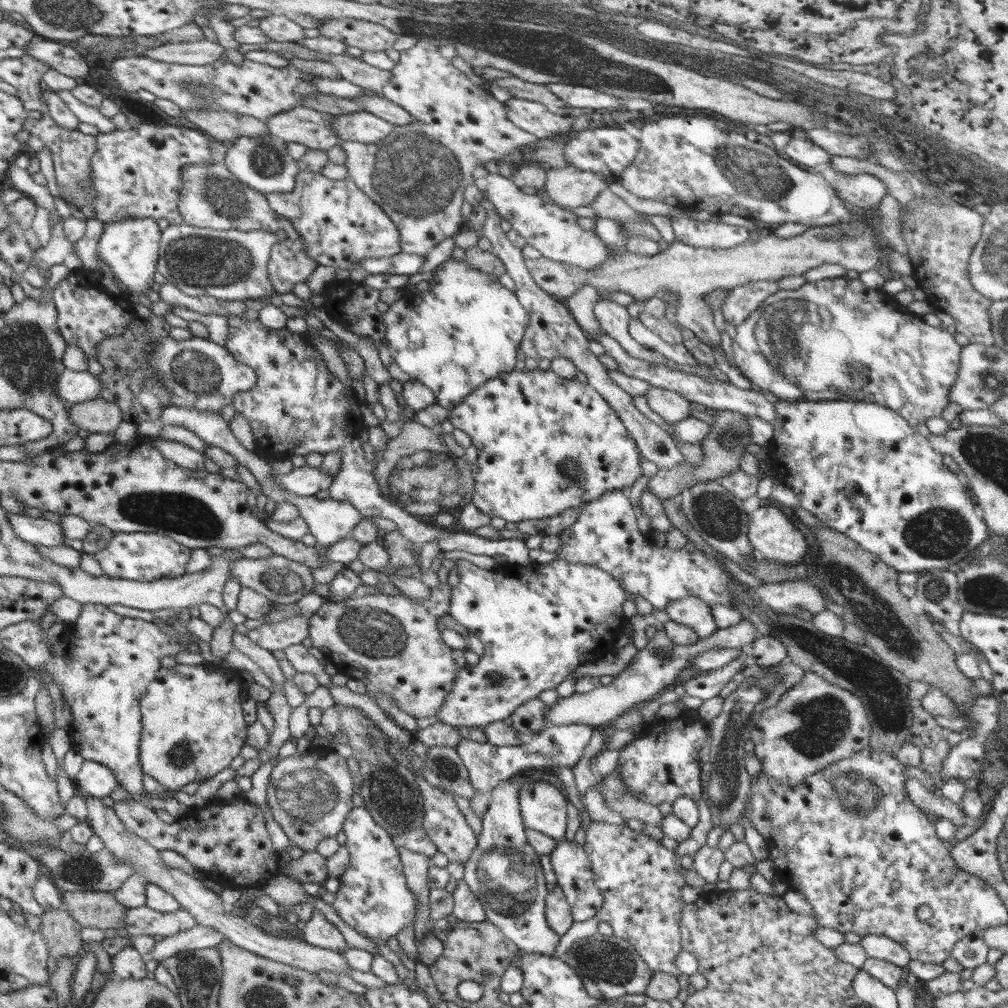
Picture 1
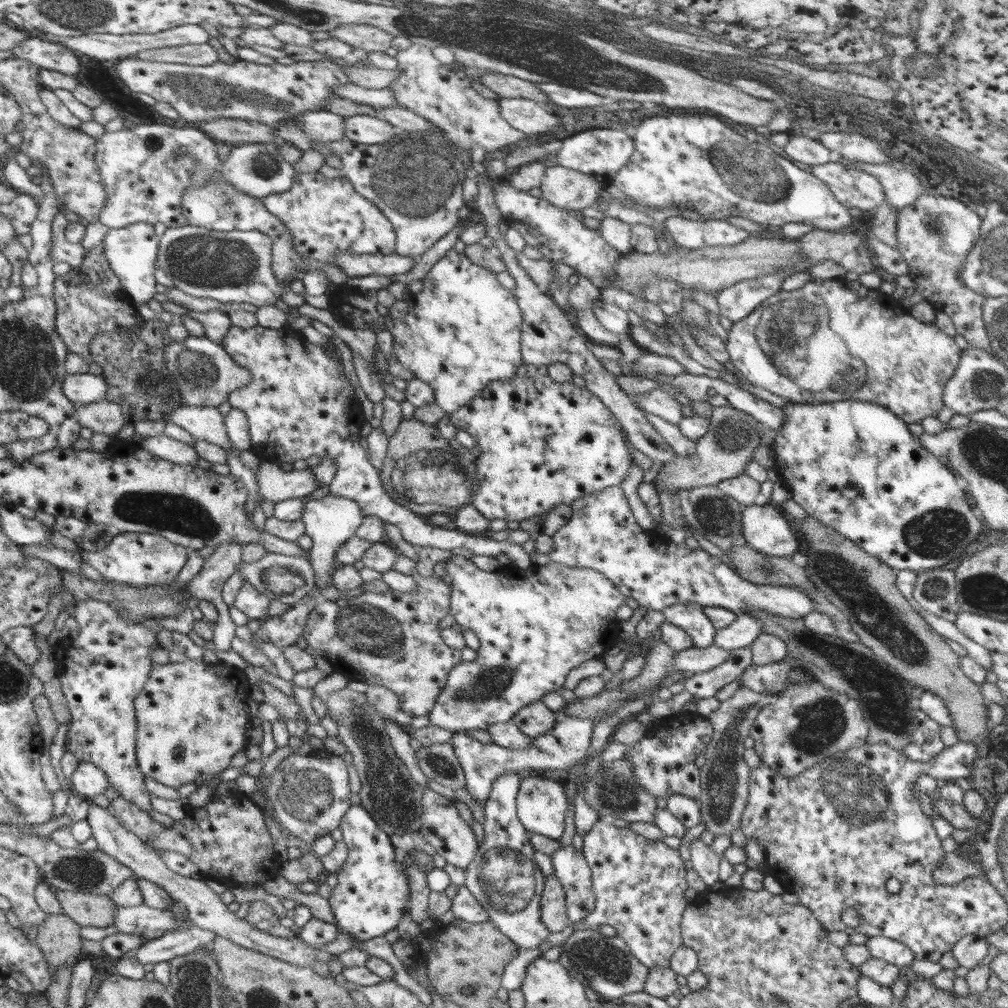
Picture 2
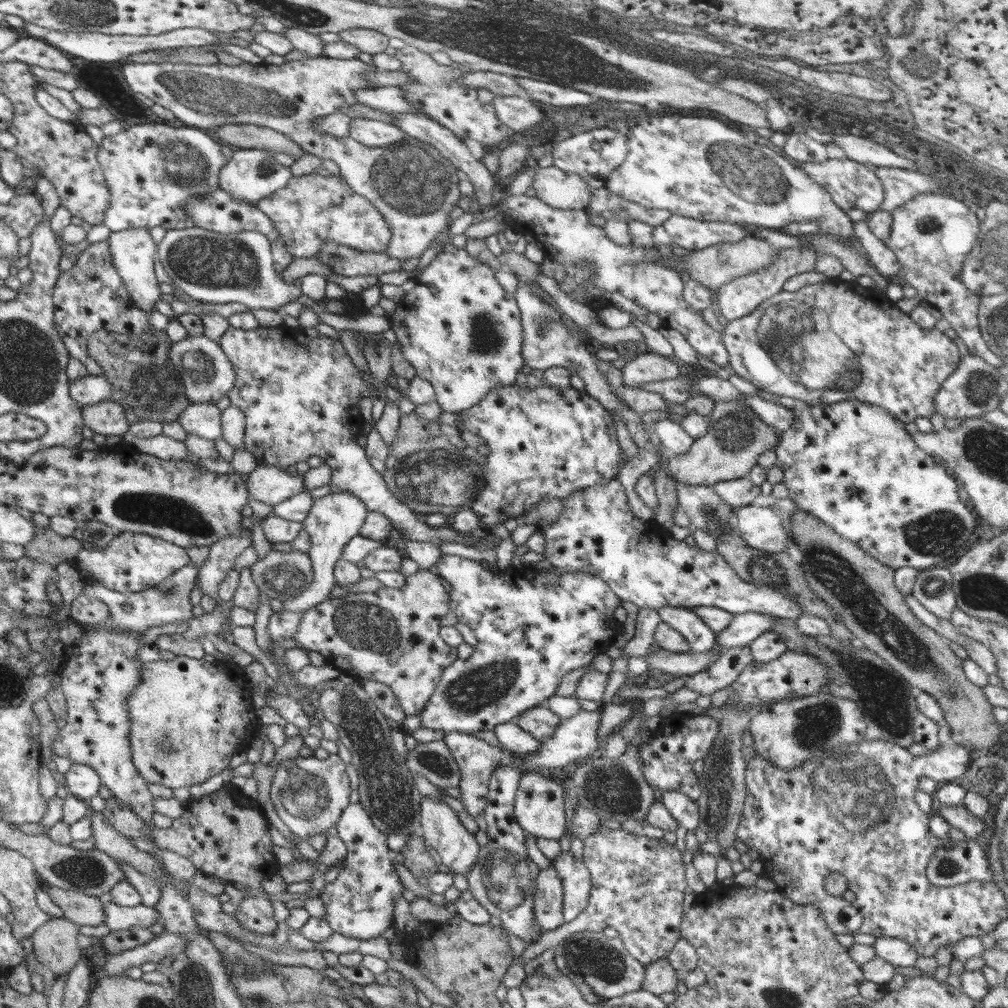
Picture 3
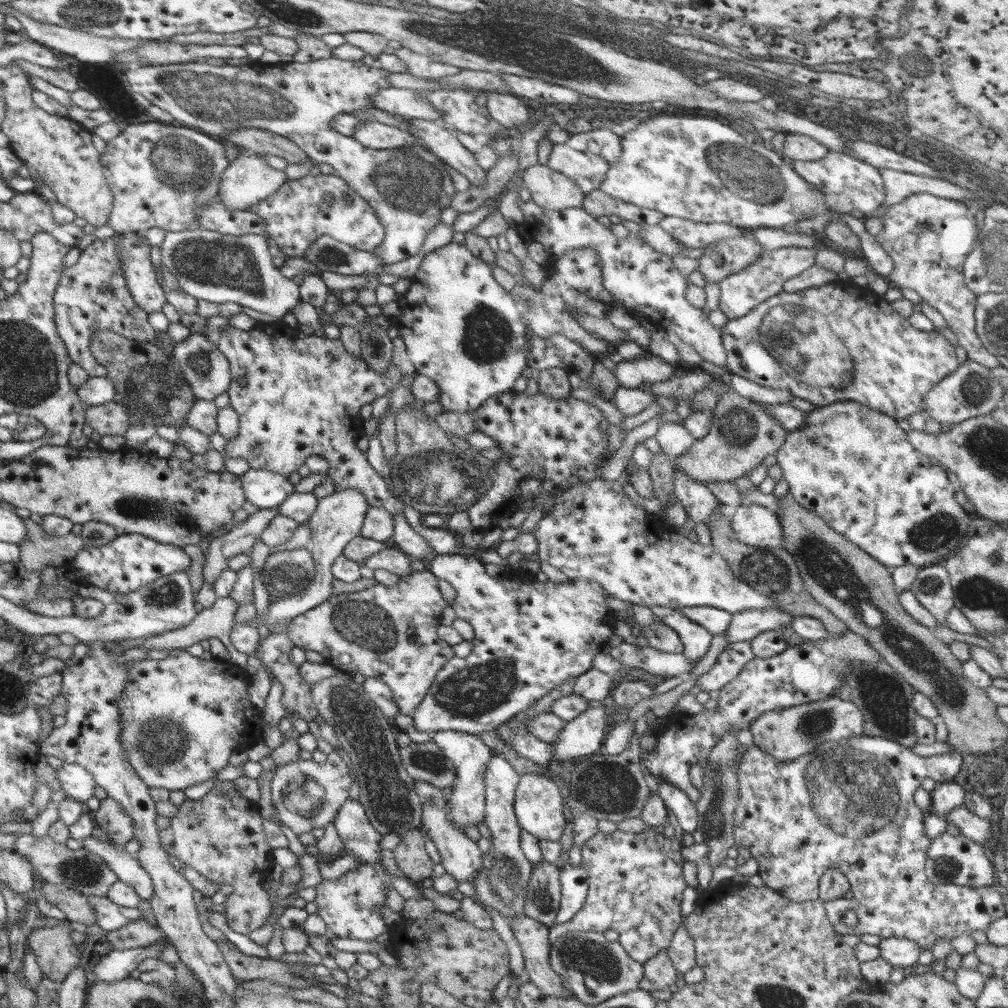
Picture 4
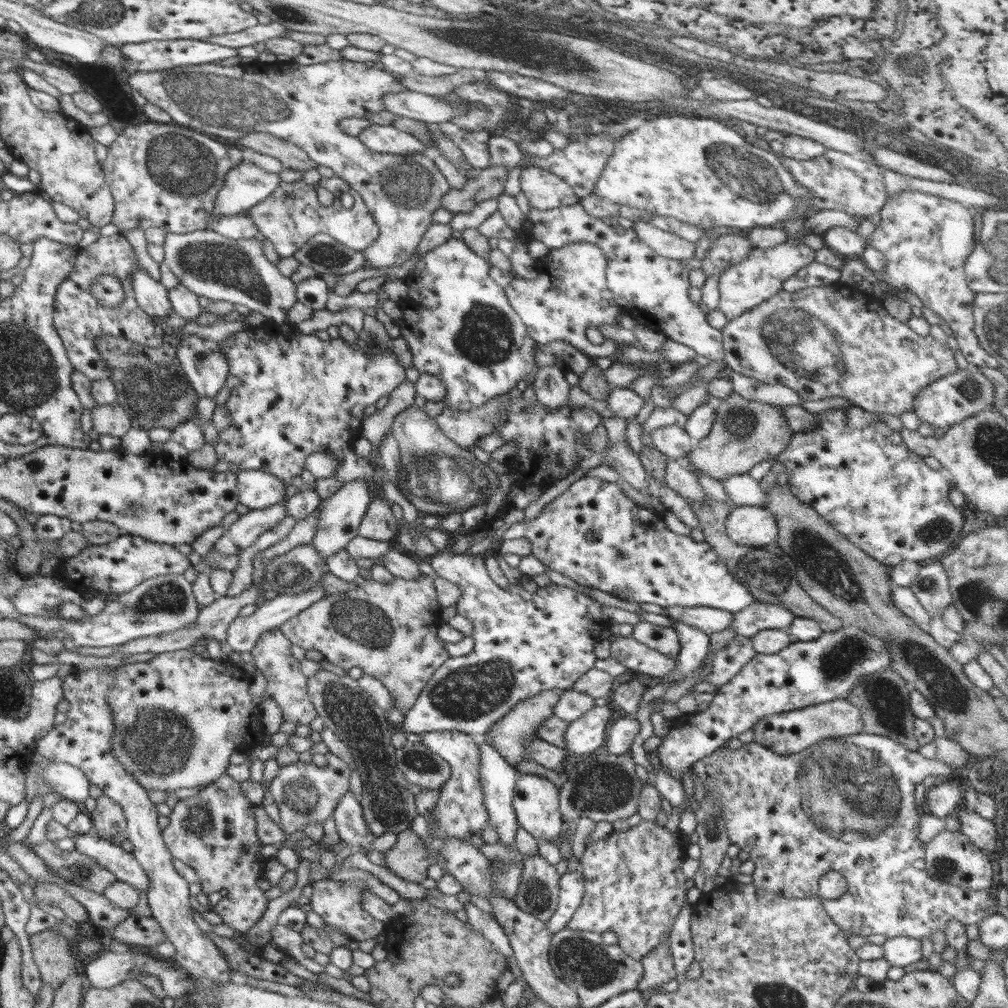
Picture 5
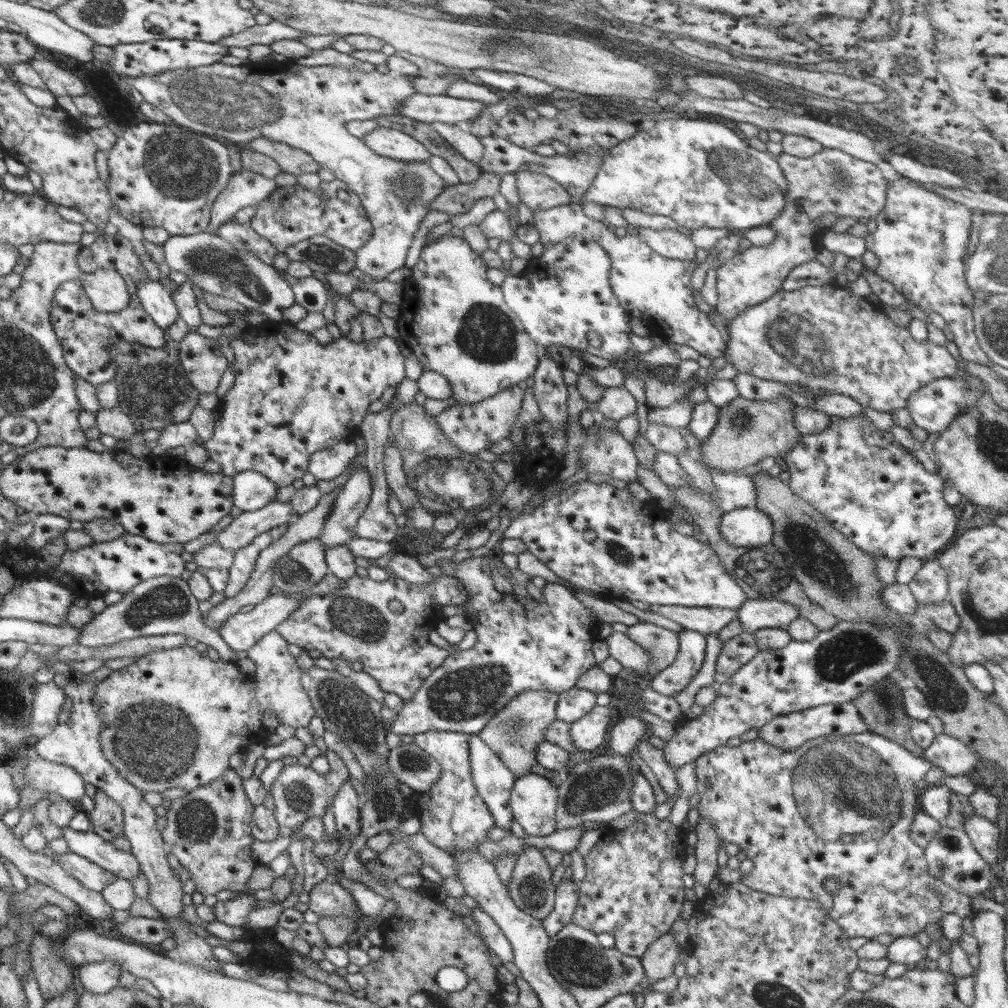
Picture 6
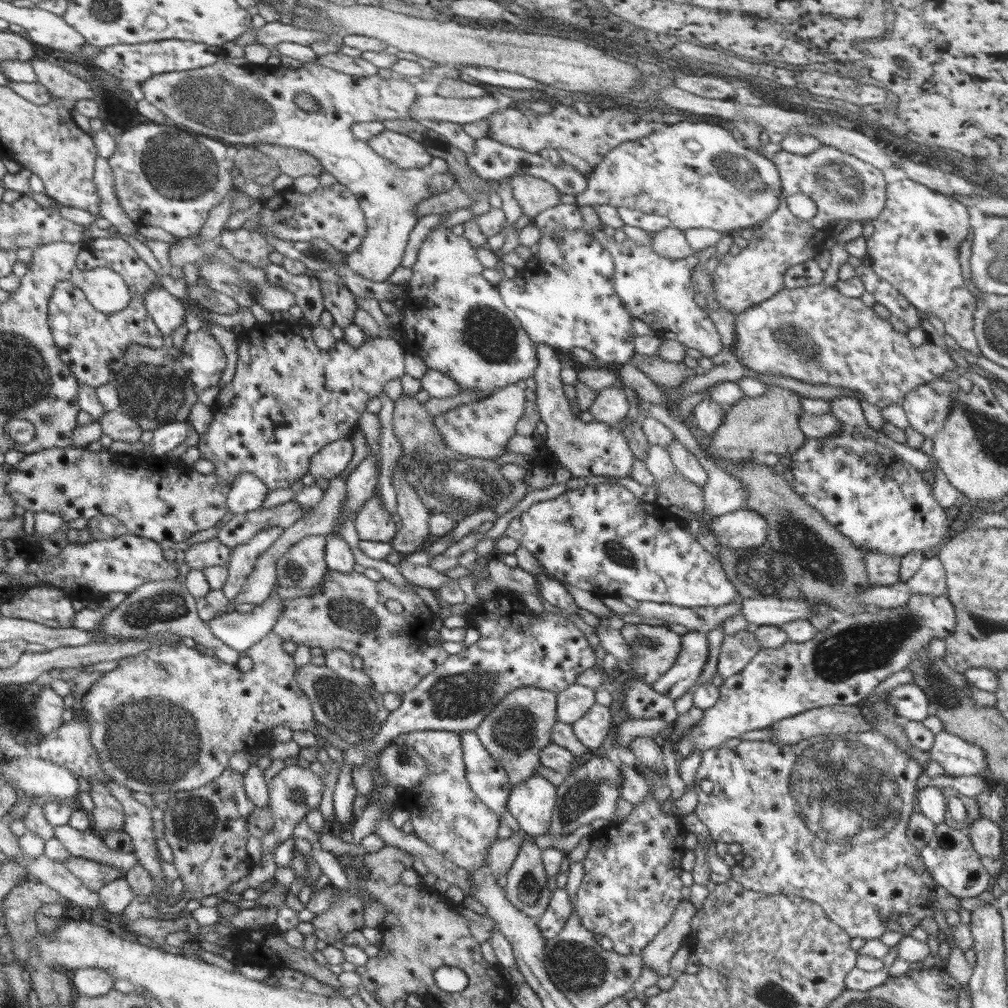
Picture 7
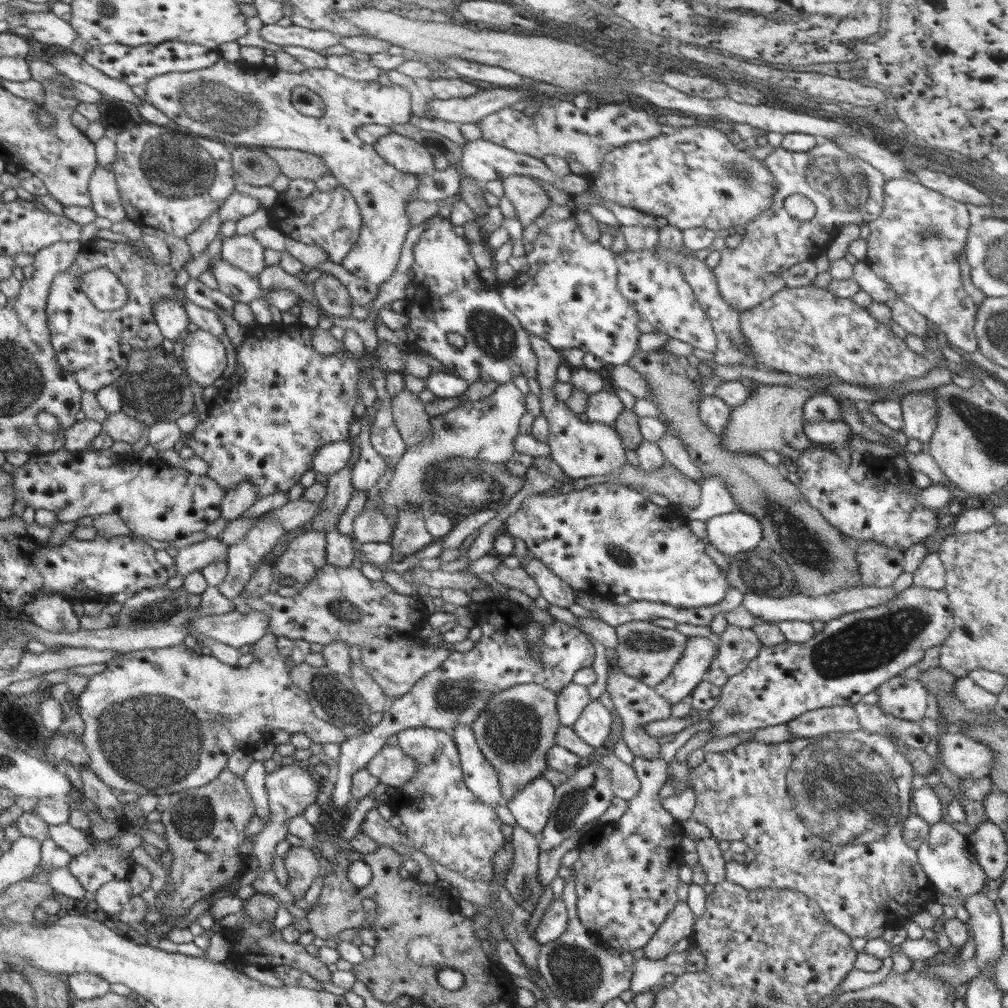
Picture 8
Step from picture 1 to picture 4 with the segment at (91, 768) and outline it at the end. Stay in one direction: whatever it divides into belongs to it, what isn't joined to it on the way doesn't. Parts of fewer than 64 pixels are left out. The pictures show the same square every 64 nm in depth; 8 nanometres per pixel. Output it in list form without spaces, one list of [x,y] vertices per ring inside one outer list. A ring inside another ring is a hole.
[[[64,763],[56,770],[56,780],[60,783],[58,789],[64,791],[67,798],[86,803],[94,796],[97,786],[91,775],[82,766]]]

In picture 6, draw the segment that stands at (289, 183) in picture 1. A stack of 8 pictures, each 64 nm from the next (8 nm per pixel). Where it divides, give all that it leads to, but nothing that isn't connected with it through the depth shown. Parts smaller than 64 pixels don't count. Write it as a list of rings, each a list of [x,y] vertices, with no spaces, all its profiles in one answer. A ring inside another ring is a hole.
[[[242,170],[234,172],[228,184],[216,196],[210,215],[209,232],[217,231],[226,222],[233,220],[234,214],[245,206],[255,206],[264,200],[276,188],[275,179],[264,178],[258,172]]]

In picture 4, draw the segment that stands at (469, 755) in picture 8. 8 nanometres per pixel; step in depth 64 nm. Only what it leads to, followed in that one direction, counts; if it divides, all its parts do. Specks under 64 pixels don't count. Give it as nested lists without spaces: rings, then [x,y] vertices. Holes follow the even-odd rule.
[[[491,754],[489,764],[485,767],[485,820],[491,831],[492,848],[481,857],[482,871],[474,880],[474,890],[480,904],[496,908],[502,916],[516,917],[524,913],[524,890],[530,881],[533,864],[520,851],[520,827],[514,810],[515,791],[520,774],[508,764],[506,757]]]

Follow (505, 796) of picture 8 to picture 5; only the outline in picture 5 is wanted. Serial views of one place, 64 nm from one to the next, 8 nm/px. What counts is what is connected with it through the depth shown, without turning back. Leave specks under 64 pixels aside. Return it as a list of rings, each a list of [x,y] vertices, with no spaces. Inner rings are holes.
[[[554,689],[530,695],[530,697],[516,703],[507,714],[504,714],[497,722],[494,722],[494,725],[485,734],[485,737],[490,740],[490,745],[509,766],[516,769],[519,764],[522,764],[524,760],[529,758],[527,756],[527,741],[539,739],[539,735],[537,734],[539,727],[545,721],[555,716],[556,702],[558,702],[562,693],[564,693],[564,690]]]

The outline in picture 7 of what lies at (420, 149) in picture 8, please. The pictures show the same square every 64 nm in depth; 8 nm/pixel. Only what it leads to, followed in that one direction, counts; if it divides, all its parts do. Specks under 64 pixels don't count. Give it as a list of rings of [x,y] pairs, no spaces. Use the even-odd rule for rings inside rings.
[[[385,129],[384,132],[372,136],[367,141],[372,150],[390,160],[398,168],[426,168],[432,160],[423,144],[416,142],[413,138]]]

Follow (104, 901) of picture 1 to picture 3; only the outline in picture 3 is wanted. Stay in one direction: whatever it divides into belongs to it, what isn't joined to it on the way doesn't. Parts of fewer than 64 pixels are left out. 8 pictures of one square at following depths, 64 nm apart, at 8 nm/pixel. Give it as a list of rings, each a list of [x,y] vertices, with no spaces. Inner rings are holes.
[[[47,886],[50,898],[63,910],[64,918],[78,926],[98,926],[104,924],[102,898],[88,896],[78,891]]]

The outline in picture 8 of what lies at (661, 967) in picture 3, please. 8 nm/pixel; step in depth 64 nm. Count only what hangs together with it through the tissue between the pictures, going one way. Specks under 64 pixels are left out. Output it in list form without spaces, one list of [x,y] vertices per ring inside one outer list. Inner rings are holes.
[[[678,901],[644,947],[644,956],[650,959],[666,957],[678,941],[693,934],[695,918],[686,901]]]

